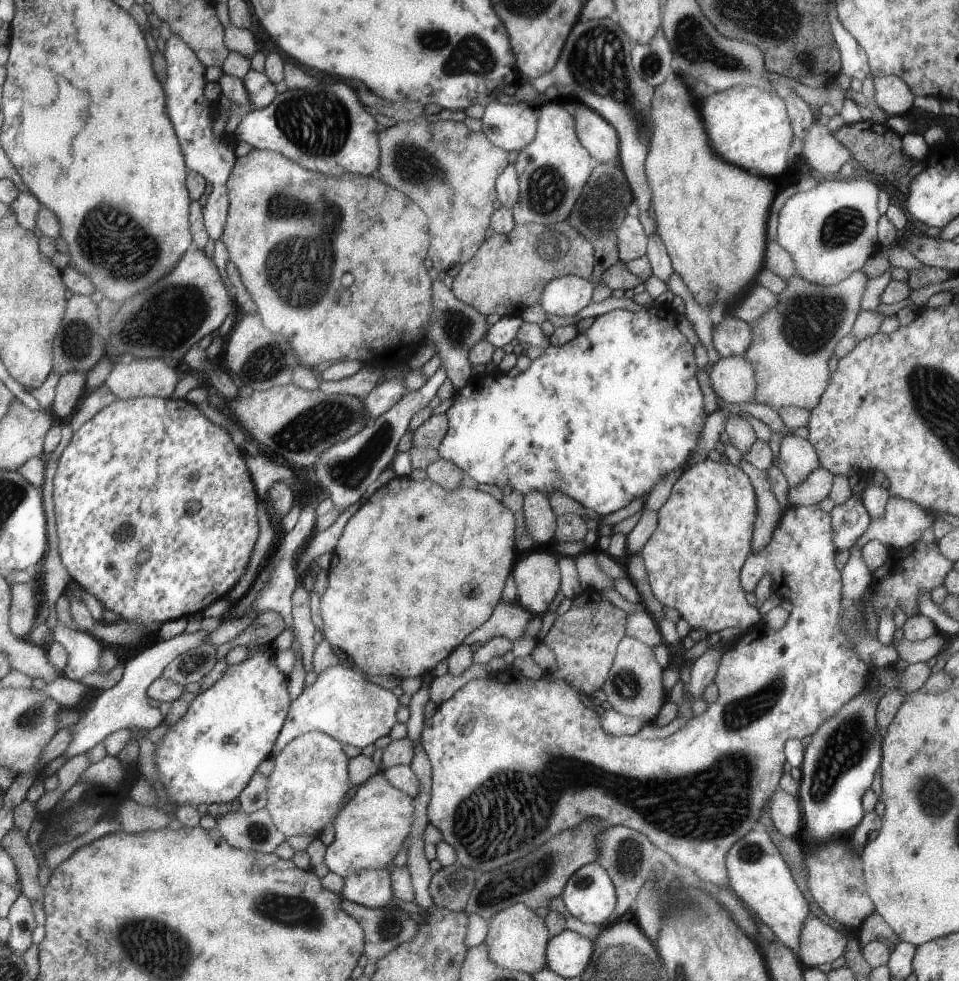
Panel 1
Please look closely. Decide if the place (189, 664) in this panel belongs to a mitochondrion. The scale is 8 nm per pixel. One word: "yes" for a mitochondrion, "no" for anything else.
yes

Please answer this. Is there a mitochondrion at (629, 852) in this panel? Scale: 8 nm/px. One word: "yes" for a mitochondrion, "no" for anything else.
yes

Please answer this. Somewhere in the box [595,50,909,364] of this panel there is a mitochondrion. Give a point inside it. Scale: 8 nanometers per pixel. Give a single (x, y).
(808, 320)

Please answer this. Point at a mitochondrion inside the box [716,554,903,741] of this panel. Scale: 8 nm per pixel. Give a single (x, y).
(737, 715)

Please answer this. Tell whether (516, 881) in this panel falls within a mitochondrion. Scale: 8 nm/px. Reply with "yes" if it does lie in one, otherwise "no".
yes

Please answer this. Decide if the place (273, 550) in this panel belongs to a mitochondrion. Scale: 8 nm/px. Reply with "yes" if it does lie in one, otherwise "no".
no

